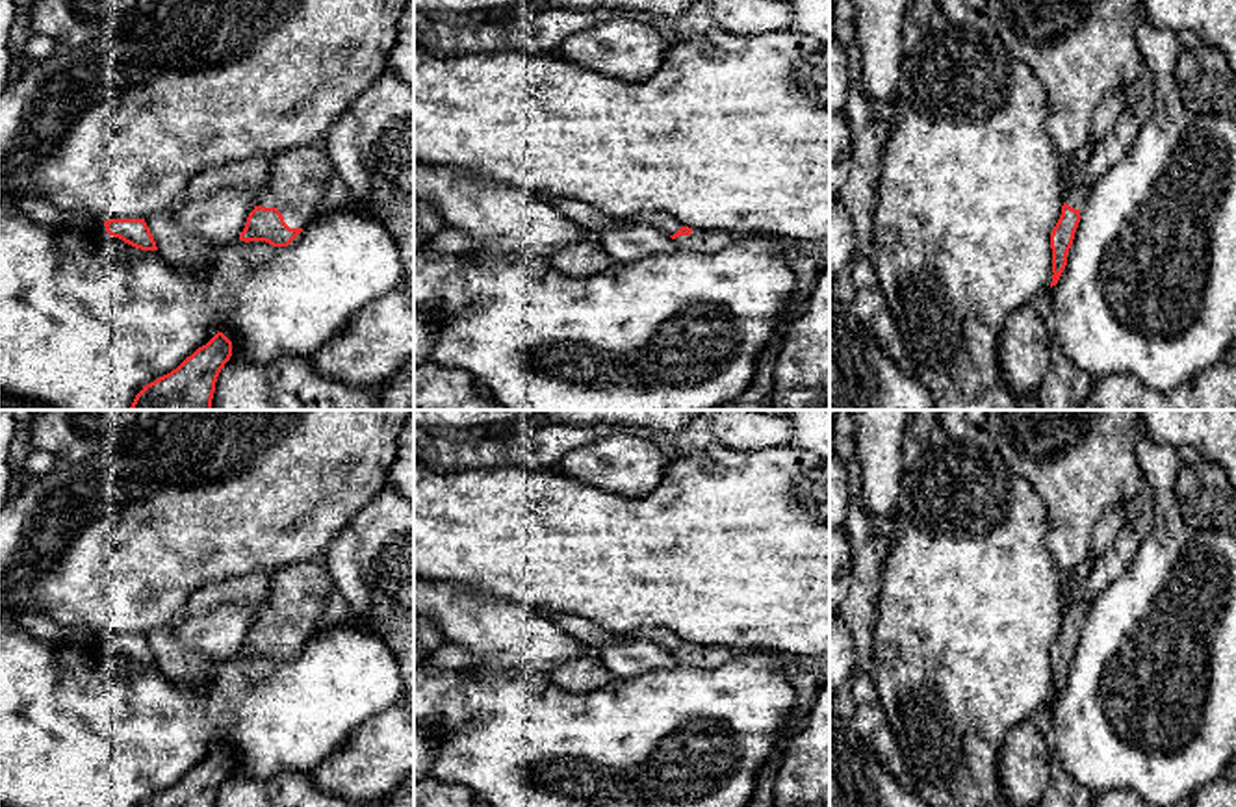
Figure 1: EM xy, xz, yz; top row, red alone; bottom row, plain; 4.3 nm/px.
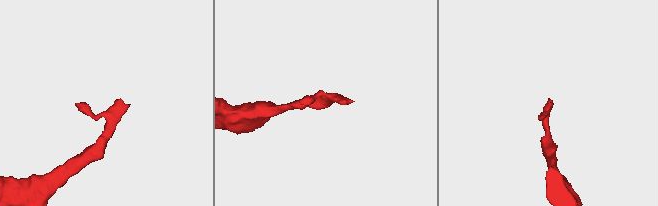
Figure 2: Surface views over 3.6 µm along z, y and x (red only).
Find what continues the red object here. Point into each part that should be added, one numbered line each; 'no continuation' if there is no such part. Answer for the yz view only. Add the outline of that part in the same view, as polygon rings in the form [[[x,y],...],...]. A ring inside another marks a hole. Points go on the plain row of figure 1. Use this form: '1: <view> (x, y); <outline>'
1: yz (1075, 611); [[[1088,557],[1069,575],[1063,575],[1063,584],[1065,584],[1063,618],[1080,627],[1088,618],[1089,607],[1084,601],[1084,586],[1088,577],[1091,575],[1093,564],[1095,560]]]

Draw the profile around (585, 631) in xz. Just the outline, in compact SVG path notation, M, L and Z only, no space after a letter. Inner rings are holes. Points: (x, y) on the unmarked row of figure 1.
M536 610L538 614L553 620L560 631L572 634L588 647L601 649L616 640L616 634L573 614L551 614L547 610Z

